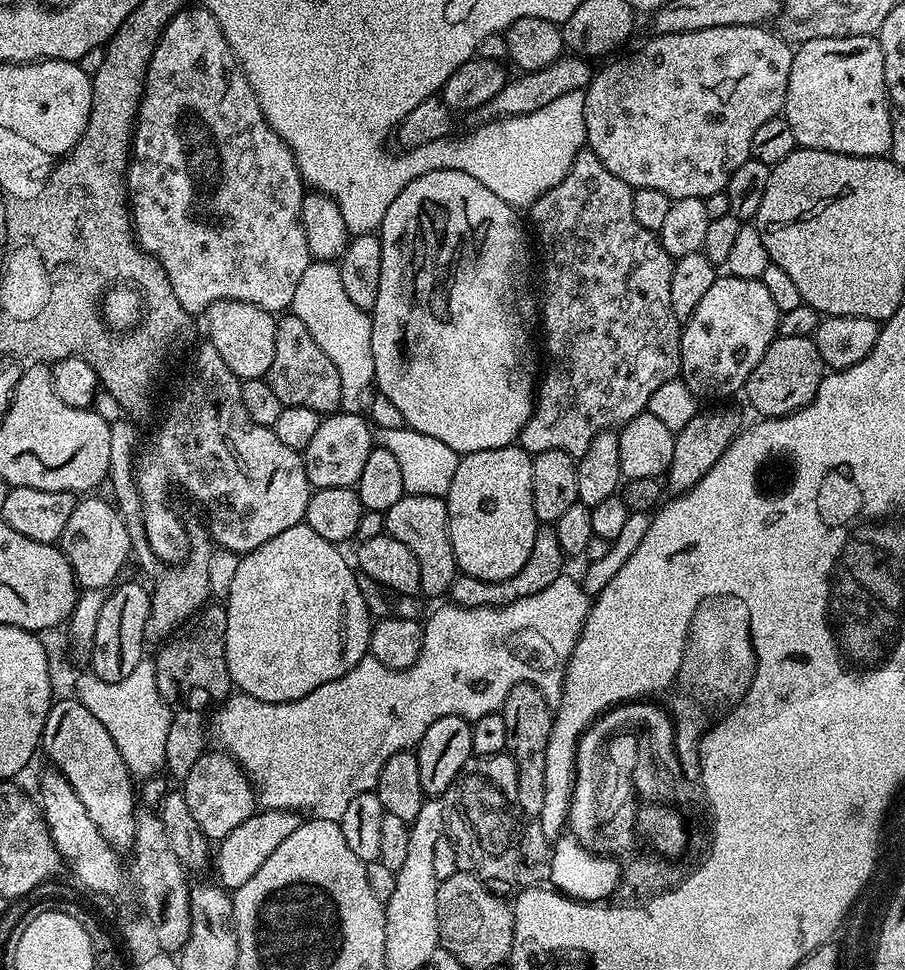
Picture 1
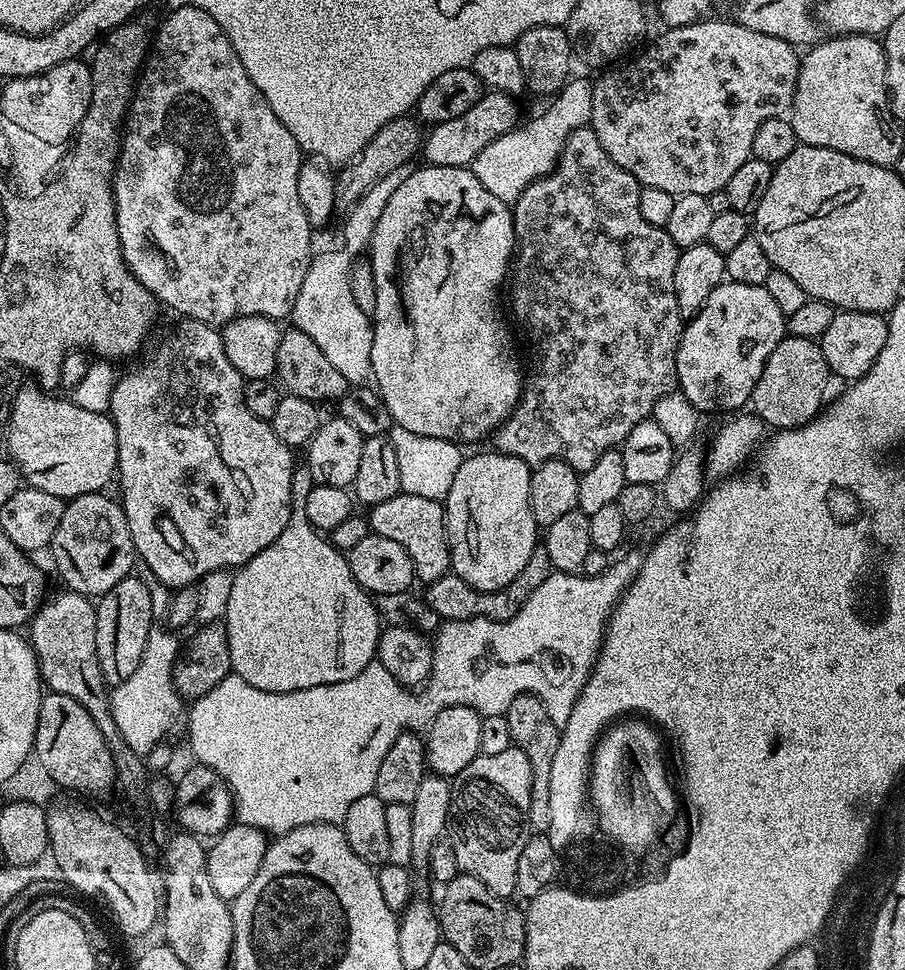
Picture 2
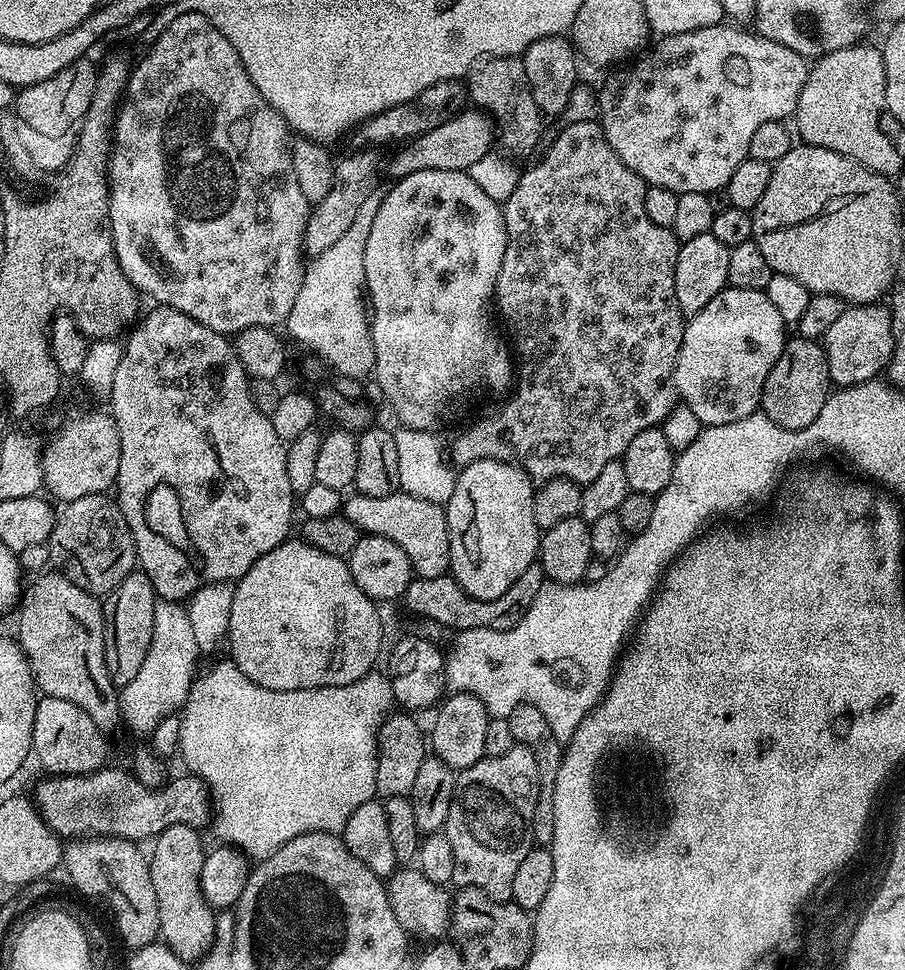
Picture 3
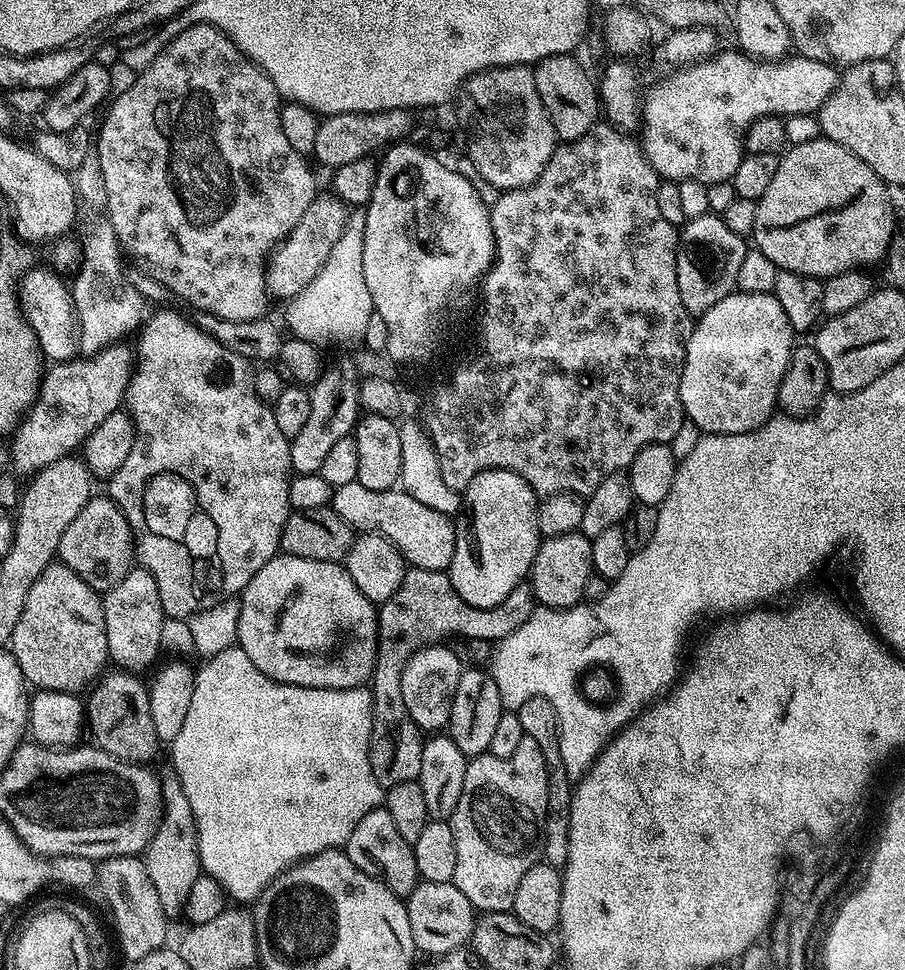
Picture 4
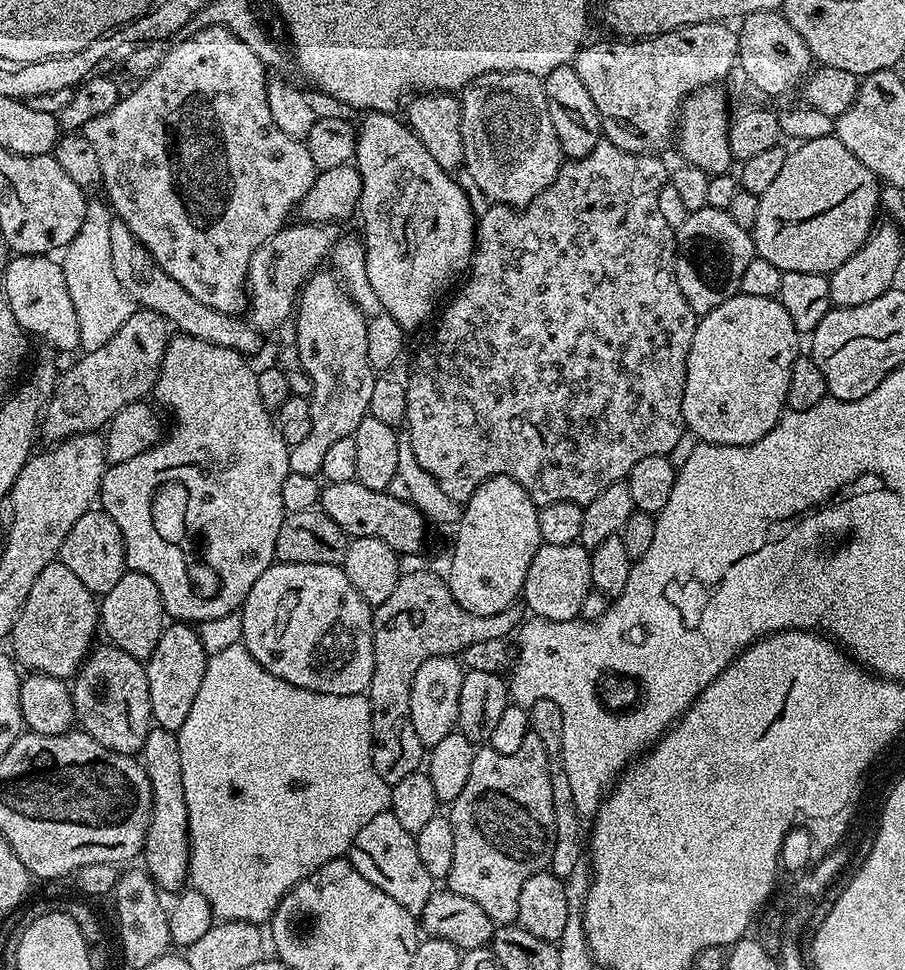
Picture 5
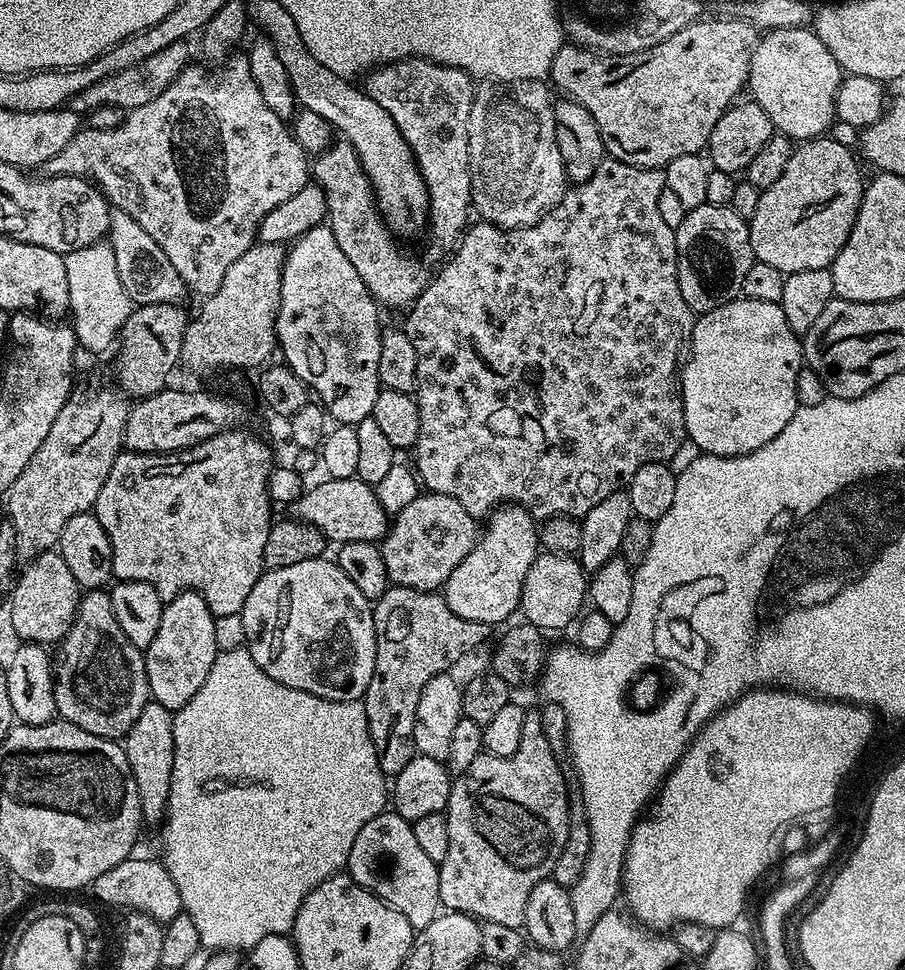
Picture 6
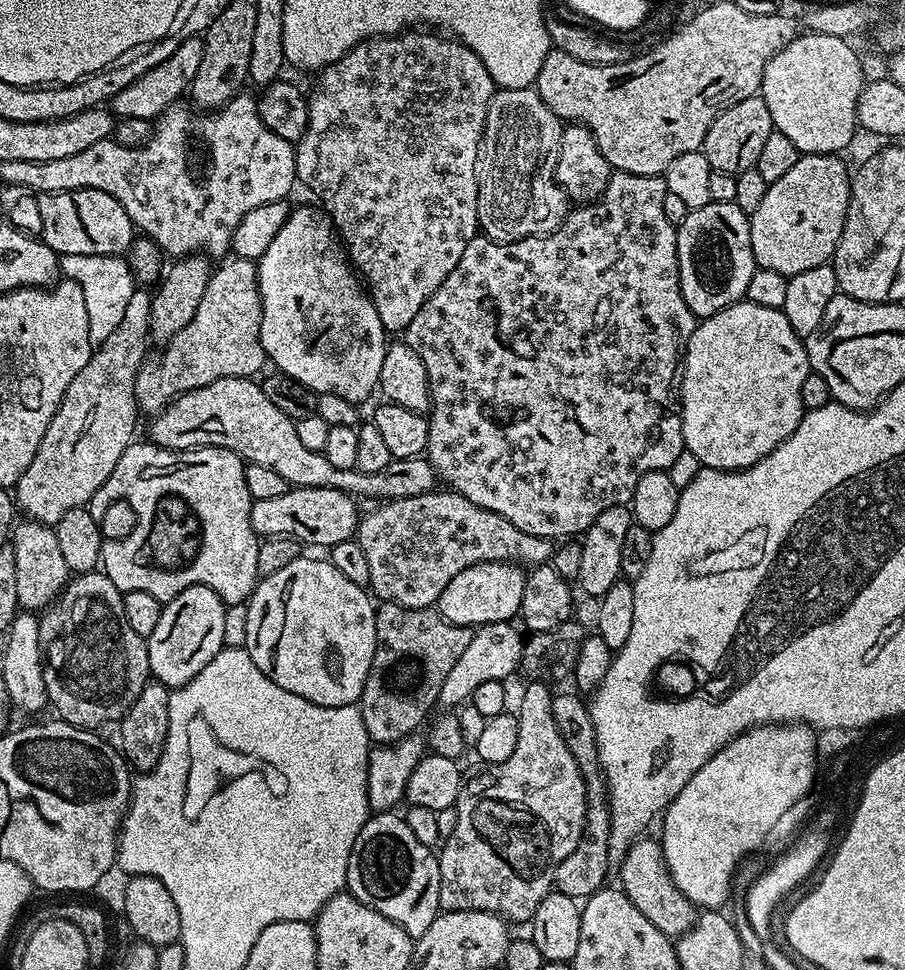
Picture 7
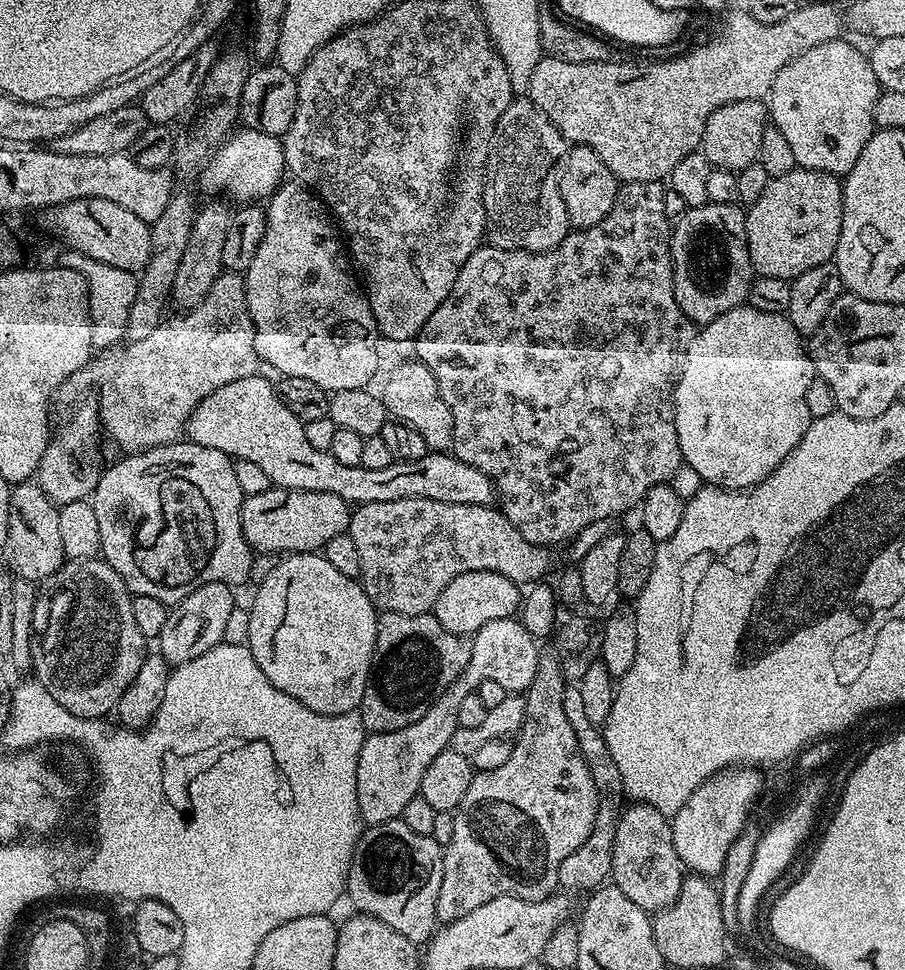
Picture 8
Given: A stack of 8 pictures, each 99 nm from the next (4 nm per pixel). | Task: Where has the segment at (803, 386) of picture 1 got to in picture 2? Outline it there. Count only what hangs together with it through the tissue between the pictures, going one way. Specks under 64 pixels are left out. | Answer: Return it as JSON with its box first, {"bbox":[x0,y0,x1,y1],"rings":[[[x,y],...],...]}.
{"bbox":[751,335,828,429],"rings":[[[785,335],[774,346],[770,358],[766,358],[766,366],[762,366],[762,376],[752,391],[751,411],[769,429],[801,428],[816,419],[825,407],[824,391],[828,388],[828,380],[828,363],[819,343]]]}

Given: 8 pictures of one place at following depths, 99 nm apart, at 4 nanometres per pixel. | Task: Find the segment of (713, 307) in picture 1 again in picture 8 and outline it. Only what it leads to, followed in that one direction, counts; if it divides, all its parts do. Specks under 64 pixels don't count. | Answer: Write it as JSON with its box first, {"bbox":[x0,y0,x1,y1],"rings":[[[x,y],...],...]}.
{"bbox":[674,306,817,490],"rings":[[[741,306],[714,318],[697,331],[684,359],[680,379],[676,382],[674,397],[676,429],[678,430],[678,446],[683,463],[694,466],[694,470],[698,470],[698,474],[708,486],[743,490],[753,488],[755,484],[761,484],[792,453],[794,446],[798,446],[798,442],[802,442],[802,434],[806,434],[808,425],[812,423],[814,417],[810,414],[810,410],[806,410],[806,390],[810,387],[810,382],[815,379],[817,379],[816,367],[812,365],[809,349],[800,332],[794,330],[794,326],[788,321],[787,315],[766,314],[762,310]]]}

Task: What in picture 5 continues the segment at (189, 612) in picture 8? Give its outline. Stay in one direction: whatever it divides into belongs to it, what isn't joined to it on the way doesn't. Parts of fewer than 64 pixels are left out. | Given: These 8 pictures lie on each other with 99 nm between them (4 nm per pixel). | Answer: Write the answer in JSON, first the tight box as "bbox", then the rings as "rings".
{"bbox":[145,622,207,733],"rings":[[[174,622],[165,627],[154,648],[154,654],[145,663],[151,714],[157,727],[179,733],[187,715],[190,714],[198,687],[202,684],[207,657],[199,633],[191,625]]]}

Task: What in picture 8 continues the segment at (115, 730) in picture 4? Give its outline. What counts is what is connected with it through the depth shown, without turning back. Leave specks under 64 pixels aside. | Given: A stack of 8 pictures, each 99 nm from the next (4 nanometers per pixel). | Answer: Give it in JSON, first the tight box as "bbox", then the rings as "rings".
{"bbox":[32,558,146,720],"rings":[[[103,558],[81,560],[67,569],[68,581],[52,596],[52,609],[48,612],[48,625],[44,628],[44,637],[39,637],[32,654],[32,668],[35,679],[59,702],[66,706],[70,714],[78,718],[99,720],[115,713],[116,703],[126,694],[126,686],[134,682],[138,666],[142,666],[146,655],[146,638],[138,625],[134,623],[132,609],[133,593],[122,582],[122,578]]]}

